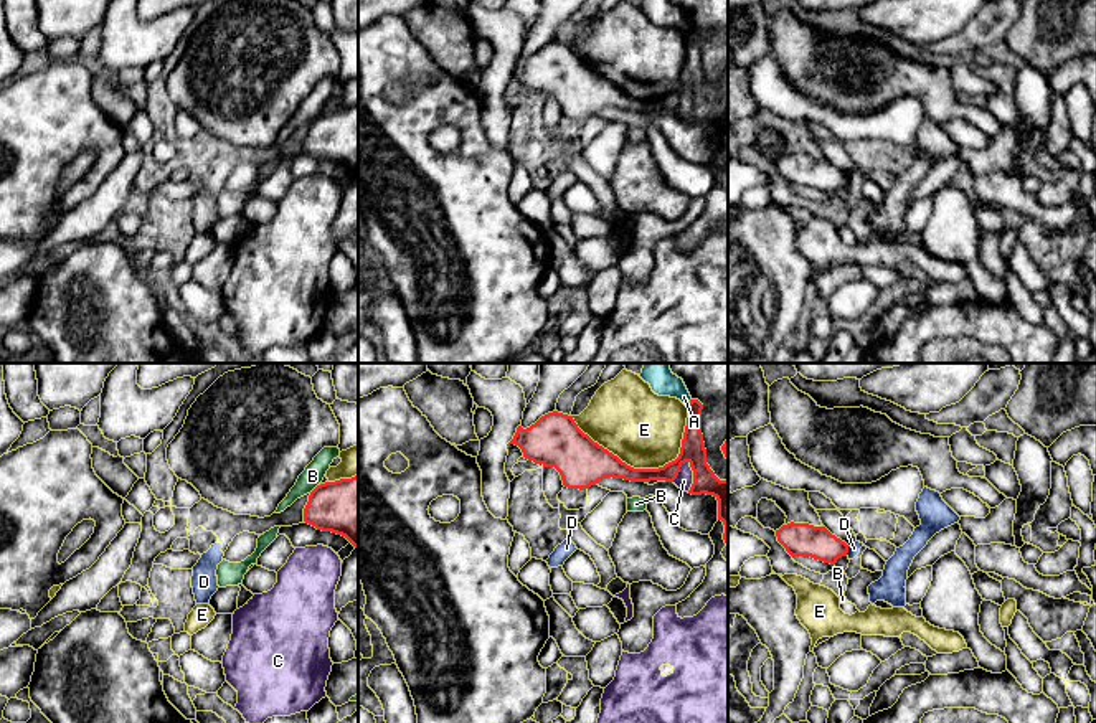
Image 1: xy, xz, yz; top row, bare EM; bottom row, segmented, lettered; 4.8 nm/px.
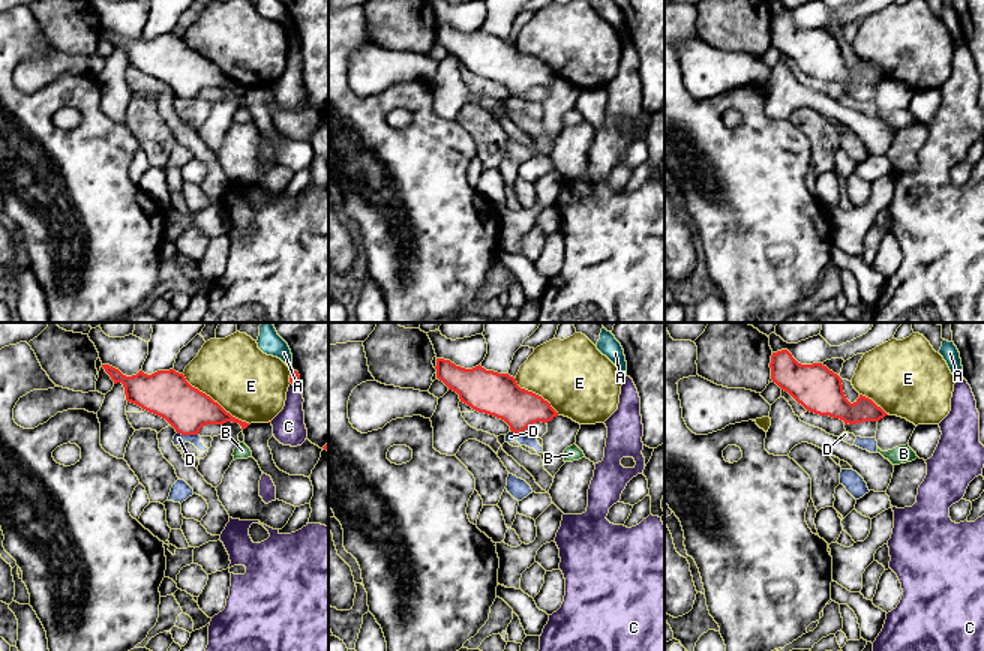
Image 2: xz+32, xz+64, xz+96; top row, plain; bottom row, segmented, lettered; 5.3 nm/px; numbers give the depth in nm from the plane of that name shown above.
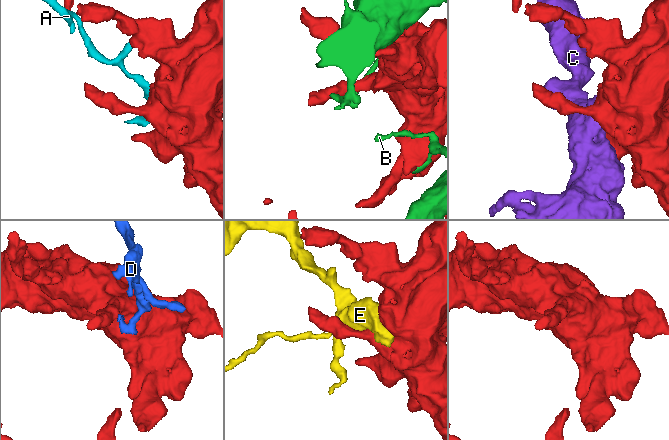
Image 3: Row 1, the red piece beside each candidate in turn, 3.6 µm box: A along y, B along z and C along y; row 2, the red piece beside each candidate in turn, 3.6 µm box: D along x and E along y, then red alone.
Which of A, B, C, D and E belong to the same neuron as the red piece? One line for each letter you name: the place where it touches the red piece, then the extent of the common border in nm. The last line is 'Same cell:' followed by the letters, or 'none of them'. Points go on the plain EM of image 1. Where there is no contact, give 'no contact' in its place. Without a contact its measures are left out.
Same cell: none of them

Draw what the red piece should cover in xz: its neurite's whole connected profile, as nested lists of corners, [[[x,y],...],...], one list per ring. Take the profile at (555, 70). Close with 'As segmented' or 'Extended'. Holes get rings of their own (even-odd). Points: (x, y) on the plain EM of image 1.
[[[690,30],[680,84],[675,91],[659,99],[634,99],[627,96],[584,64],[573,46],[558,41],[541,46],[527,59],[518,56],[507,76],[518,76],[523,87],[535,94],[555,97],[565,117],[579,120],[589,119],[607,107],[631,112],[673,112],[680,97],[688,92],[693,101],[693,114],[688,124],[706,124],[718,130],[718,150],[725,155],[723,170],[728,175],[728,111],[720,111],[706,94],[702,40],[703,35],[698,30]]]. As segmented

